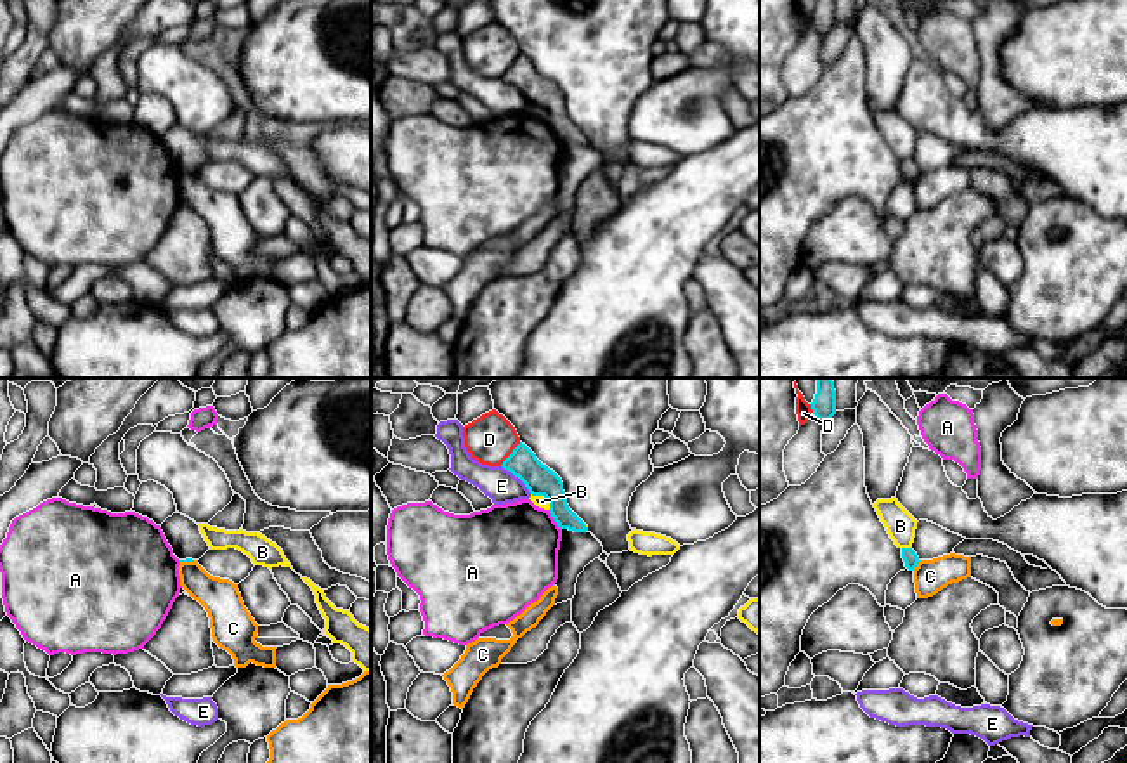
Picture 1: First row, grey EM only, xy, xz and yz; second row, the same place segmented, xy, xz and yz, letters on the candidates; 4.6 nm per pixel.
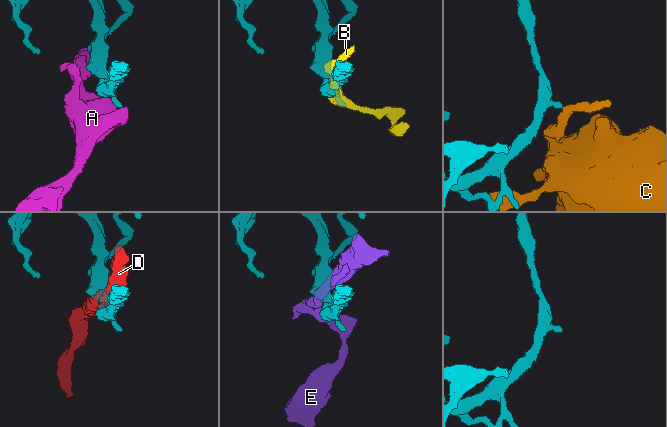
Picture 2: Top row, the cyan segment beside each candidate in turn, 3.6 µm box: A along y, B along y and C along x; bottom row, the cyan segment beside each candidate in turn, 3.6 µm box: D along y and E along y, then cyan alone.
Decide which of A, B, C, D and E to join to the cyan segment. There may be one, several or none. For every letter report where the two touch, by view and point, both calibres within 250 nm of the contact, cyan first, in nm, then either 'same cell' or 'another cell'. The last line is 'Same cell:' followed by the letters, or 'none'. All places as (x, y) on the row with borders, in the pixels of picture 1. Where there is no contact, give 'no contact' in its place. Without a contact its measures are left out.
A: xz (555, 521) | 140/440 nm | another cell
B: xz (543, 495) | 140/60 nm | another cell
C: yz (916, 566) | 70/160 nm | another cell
D: xz (510, 455) | 140/220 nm | another cell
E: xz (517, 476) | 140/160 nm | another cell
Same cell: none

